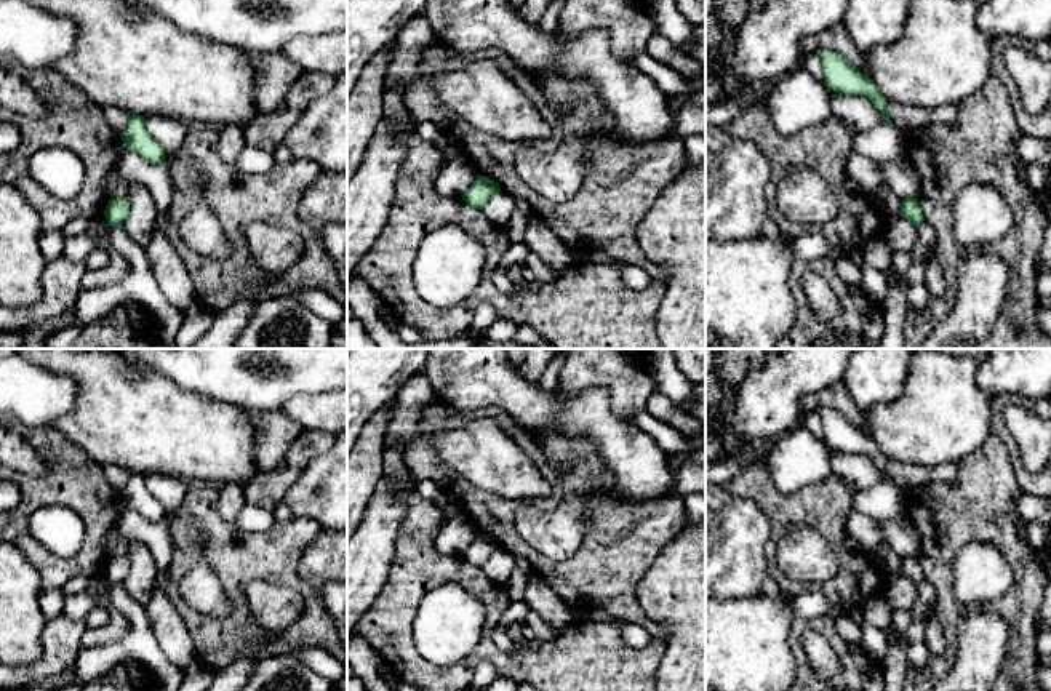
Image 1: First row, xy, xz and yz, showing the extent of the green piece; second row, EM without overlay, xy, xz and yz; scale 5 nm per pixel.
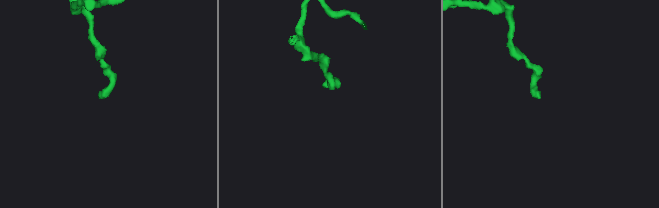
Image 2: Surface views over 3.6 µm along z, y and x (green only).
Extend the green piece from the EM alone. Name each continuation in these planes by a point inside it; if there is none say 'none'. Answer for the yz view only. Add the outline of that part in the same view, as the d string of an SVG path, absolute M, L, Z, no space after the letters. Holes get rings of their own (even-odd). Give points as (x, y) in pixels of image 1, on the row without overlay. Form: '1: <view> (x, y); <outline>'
none

